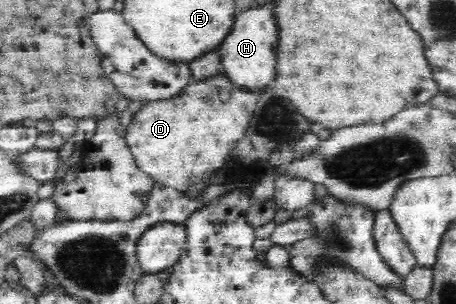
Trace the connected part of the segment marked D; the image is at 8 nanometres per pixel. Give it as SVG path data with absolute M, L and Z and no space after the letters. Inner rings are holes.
M225 72L216 73L216 75L205 76L205 79L192 81L186 88L184 88L178 95L171 97L167 100L158 100L146 102L143 104L141 109L137 111L127 126L127 142L135 156L136 163L139 164L139 168L142 171L148 172L148 175L154 180L160 183L167 184L168 187L174 187L178 191L188 191L196 192L200 187L206 187L207 177L211 175L215 170L221 167L230 166L228 158L228 153L232 151L237 145L237 143L247 134L250 122L253 118L254 110L256 109L257 99L259 93L257 91L248 91L246 88L240 86L239 84L234 84L230 77L228 77Z

